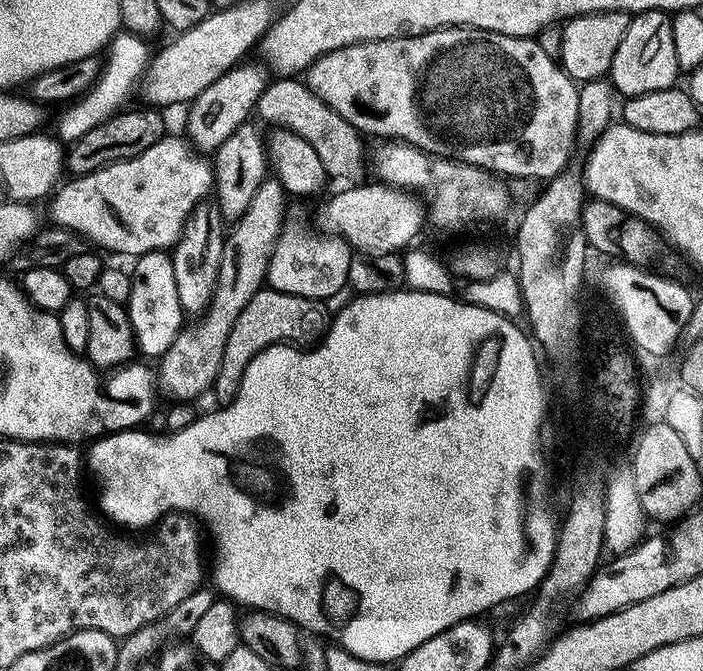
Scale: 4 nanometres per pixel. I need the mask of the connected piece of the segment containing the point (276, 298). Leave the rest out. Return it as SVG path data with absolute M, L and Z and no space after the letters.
M264 286L258 291L246 308L239 314L238 320L230 329L230 336L226 340L225 350L222 353L222 362L218 367L218 374L214 385L216 392L216 404L223 406L238 394L238 386L242 382L242 374L246 374L246 366L262 350L266 350L272 344L296 342L296 339L307 330L315 318L316 312L313 301L306 298L298 298L294 294L279 292L273 288Z

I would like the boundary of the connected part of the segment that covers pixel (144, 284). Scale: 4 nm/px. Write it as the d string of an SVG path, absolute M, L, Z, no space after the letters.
M162 251L137 256L133 264L136 265L130 268L132 285L126 307L136 347L141 357L161 358L186 324L184 311L178 302L178 282L174 282L174 262L167 251Z

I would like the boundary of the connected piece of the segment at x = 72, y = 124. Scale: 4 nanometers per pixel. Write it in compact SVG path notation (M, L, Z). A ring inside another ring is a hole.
M127 30L113 36L111 44L106 49L106 59L103 61L96 83L79 99L71 101L61 111L65 112L61 114L60 121L57 122L56 129L54 129L55 135L61 141L71 142L82 138L82 134L86 134L86 130L94 130L94 126L106 122L129 103L127 100L131 98L135 88L137 91L138 85L143 81L149 67L150 52L148 54L148 44L144 40L147 39L143 35Z

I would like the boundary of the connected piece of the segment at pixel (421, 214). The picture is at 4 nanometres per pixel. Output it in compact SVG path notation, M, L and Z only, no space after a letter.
M373 182L348 188L334 195L324 210L324 224L331 233L341 235L350 248L363 255L403 251L421 230L426 220L426 210L413 193Z

